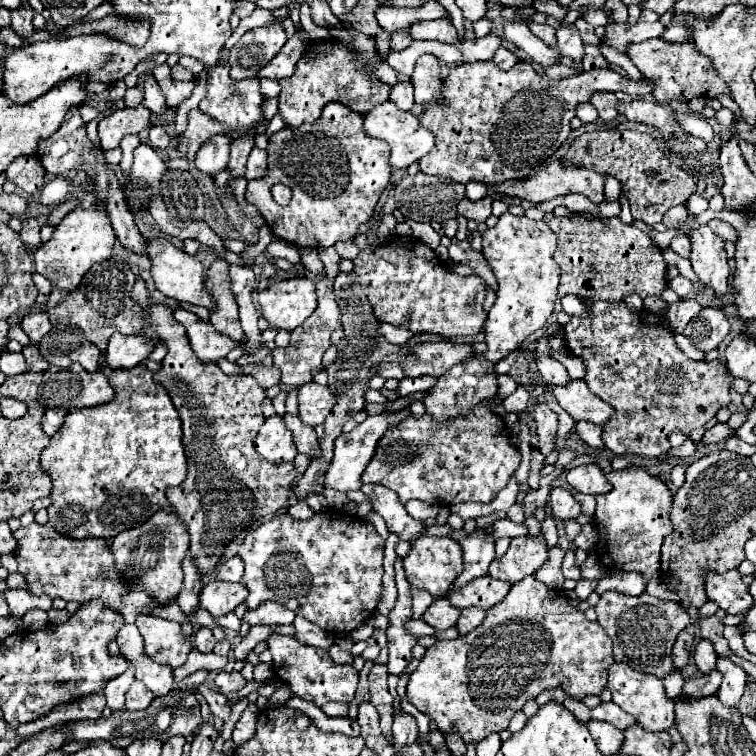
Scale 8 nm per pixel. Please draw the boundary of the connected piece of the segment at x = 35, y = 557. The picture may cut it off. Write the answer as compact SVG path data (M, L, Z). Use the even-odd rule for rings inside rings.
M33 522L29 528L19 528L13 532L17 540L15 558L19 562L19 572L27 580L27 590L35 596L49 596L49 598L63 598L67 602L89 602L89 600L103 600L109 608L117 610L127 624L133 624L137 616L151 614L153 608L161 606L157 598L153 598L145 590L127 588L127 580L119 576L115 566L115 558L109 550L105 538L83 538L73 540L59 534L51 524L39 526Z

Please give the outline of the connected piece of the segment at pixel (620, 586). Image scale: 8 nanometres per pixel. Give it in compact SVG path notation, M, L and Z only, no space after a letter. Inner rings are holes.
M613 572L601 578L597 586L597 594L603 594L605 590L619 590L627 594L643 594L647 586L647 580L639 572Z

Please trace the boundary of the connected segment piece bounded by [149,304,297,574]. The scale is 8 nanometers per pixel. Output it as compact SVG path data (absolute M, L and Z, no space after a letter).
M151 304L149 312L149 324L153 330L163 338L169 352L163 360L163 366L159 372L153 374L153 380L161 384L173 406L179 412L179 418L183 422L183 448L187 456L187 478L177 488L167 490L167 498L179 518L187 524L189 536L191 536L191 554L201 570L201 574L207 574L207 570L213 570L223 556L225 546L245 528L249 528L257 518L273 516L277 514L291 496L291 486L297 476L293 462L269 462L255 450L255 436L261 428L261 422L265 422L265 416L261 412L261 402L265 398L265 390L257 386L257 380L253 376L229 376L223 374L223 370L217 364L203 364L191 350L185 328L175 322L173 308Z

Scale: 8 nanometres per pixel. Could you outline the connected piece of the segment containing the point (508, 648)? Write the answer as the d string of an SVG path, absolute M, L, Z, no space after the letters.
M529 576L517 582L517 586L511 586L509 594L493 610L499 612L487 610L485 620L473 632L457 640L435 642L427 648L417 670L409 676L407 700L419 712L427 714L441 734L459 734L465 744L479 744L489 734L507 730L515 712L527 700L535 700L543 690L561 686L573 700L583 700L591 694L599 696L605 690L607 670L615 662L611 656L613 642L597 622L587 620L583 612L567 602L563 590L549 588L535 576Z

